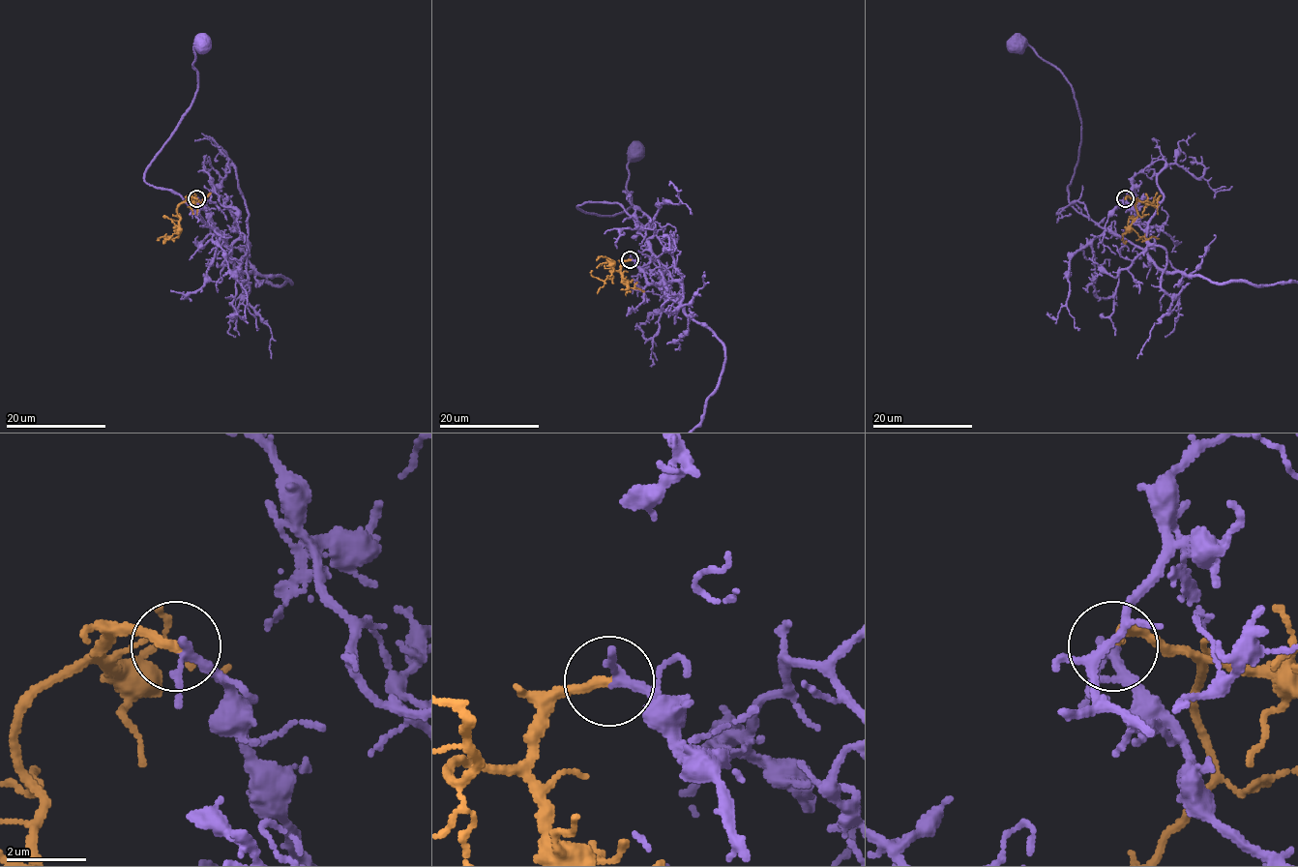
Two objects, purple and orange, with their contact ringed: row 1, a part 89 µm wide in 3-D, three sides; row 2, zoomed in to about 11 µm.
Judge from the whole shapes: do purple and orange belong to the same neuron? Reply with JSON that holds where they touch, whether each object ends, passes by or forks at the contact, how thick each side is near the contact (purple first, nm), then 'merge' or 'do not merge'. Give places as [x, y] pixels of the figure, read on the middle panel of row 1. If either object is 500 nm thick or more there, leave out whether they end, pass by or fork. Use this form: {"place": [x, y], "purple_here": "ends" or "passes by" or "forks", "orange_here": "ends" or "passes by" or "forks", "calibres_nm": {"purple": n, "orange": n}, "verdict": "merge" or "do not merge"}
{"place": [630, 259], "purple_here": "passes by", "orange_here": "ends", "calibres_nm": {"purple": 200, "orange": 260}, "verdict": "merge"}

